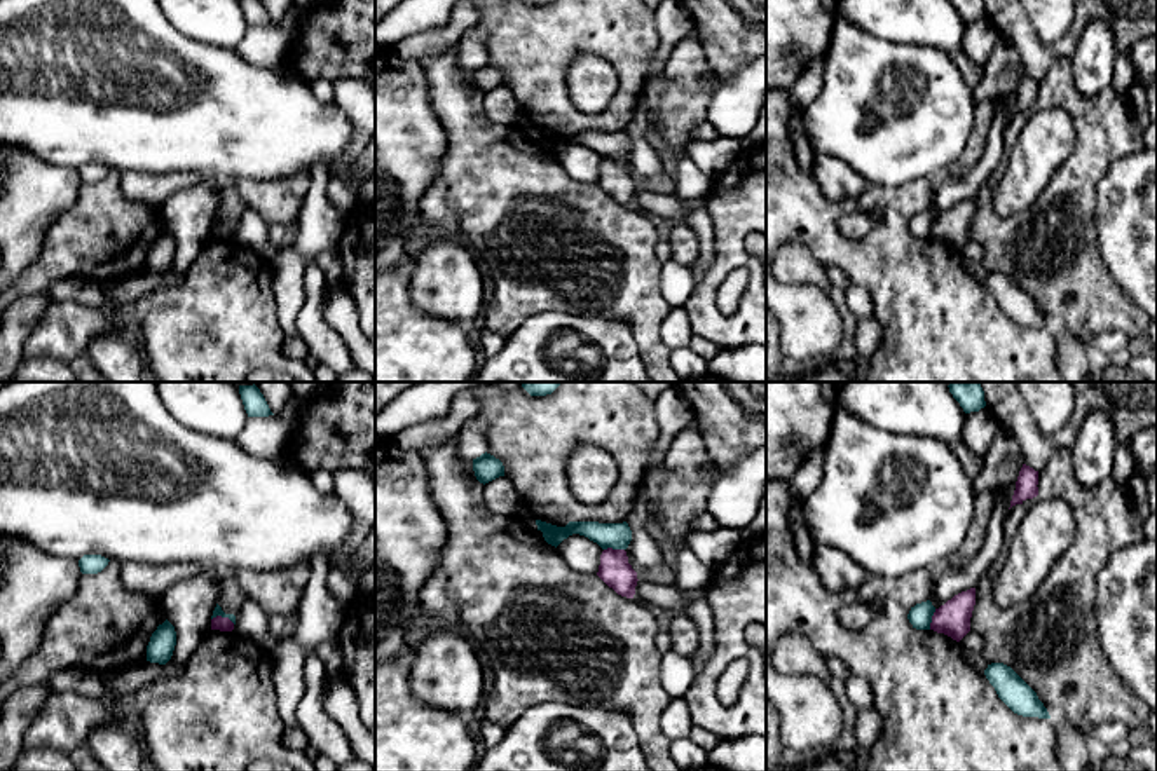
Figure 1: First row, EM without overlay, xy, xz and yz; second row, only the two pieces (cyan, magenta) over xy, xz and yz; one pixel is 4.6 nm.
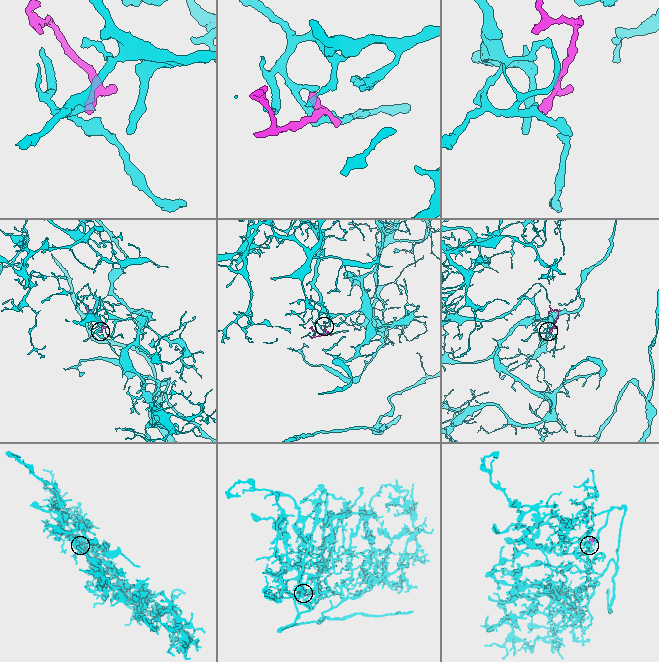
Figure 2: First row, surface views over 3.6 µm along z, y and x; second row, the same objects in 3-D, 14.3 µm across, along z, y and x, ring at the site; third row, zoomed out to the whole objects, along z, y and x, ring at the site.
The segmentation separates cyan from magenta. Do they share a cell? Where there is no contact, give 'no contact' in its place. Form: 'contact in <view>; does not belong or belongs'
contact in xz; does not belong

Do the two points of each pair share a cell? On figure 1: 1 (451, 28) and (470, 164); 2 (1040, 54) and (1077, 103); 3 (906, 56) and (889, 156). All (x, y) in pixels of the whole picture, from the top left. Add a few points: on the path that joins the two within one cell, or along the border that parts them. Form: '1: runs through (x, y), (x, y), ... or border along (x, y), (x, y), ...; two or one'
1: border along (458, 42), (417, 61); two
2: border along (1068, 56), (1058, 56), (1039, 81); two
3: runs through (887, 72), (889, 128); one

